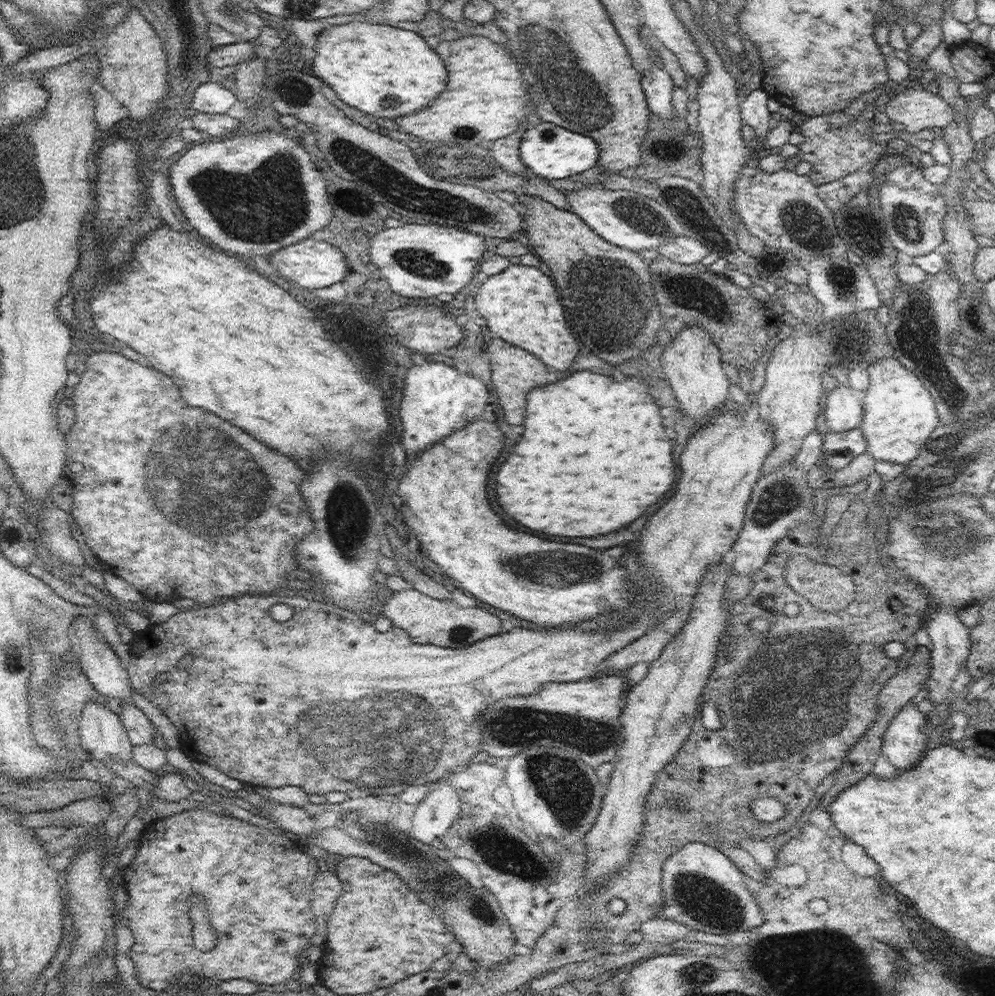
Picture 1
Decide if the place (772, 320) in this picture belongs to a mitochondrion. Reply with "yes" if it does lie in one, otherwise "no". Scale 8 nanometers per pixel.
no

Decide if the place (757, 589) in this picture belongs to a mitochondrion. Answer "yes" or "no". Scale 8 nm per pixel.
no

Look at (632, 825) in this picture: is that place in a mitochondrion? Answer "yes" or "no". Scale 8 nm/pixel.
no

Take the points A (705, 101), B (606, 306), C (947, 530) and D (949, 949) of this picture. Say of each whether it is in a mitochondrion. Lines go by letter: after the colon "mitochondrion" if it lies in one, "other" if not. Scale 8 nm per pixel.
A: other
B: mitochondrion
C: mitochondrion
D: other

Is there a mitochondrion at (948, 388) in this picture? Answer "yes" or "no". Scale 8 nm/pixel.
yes

